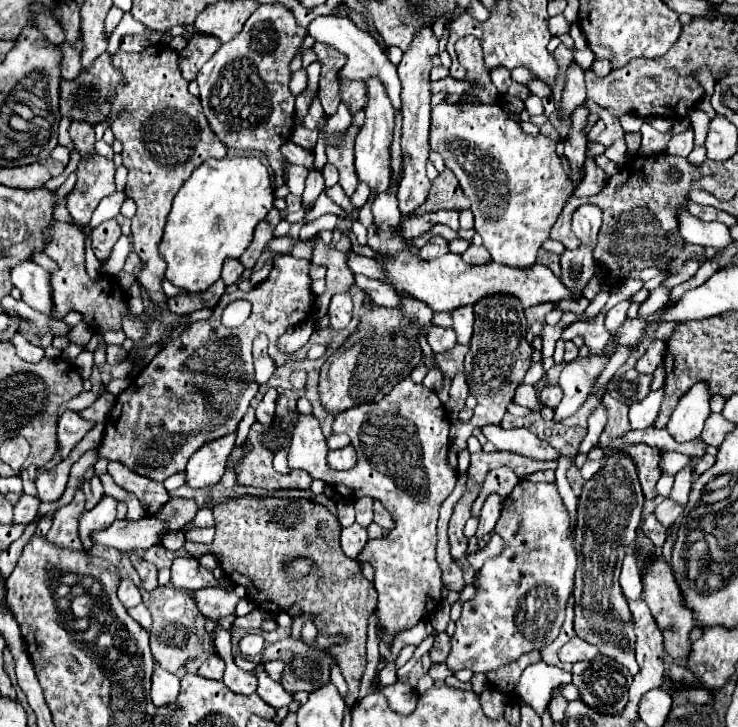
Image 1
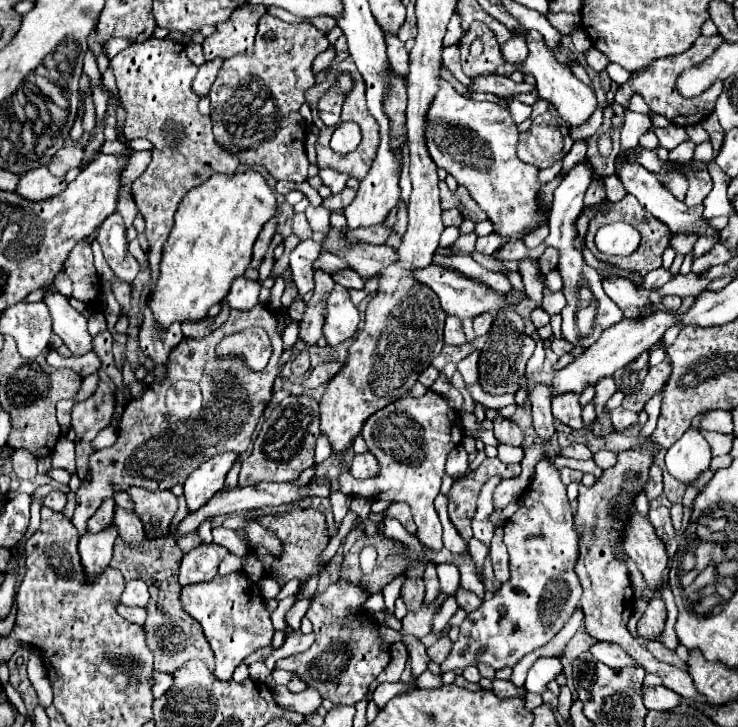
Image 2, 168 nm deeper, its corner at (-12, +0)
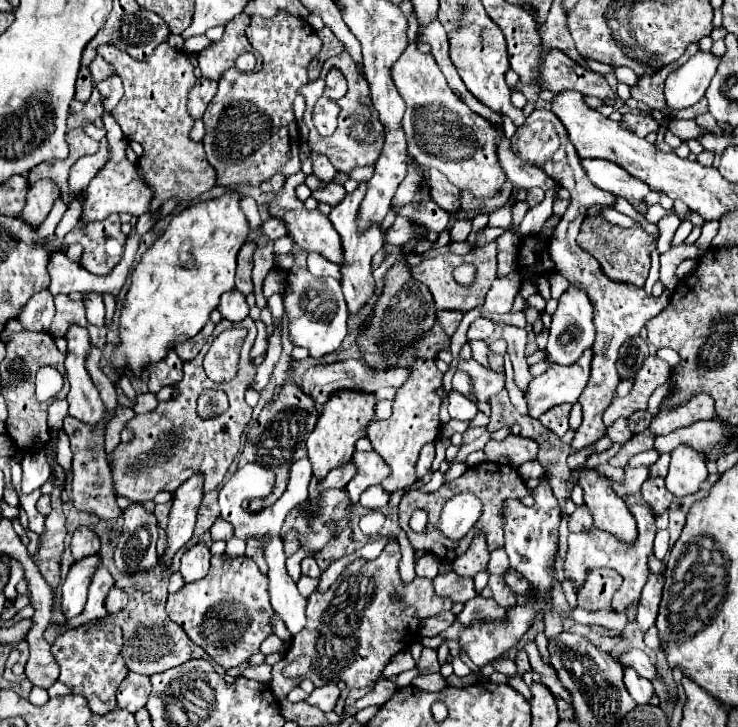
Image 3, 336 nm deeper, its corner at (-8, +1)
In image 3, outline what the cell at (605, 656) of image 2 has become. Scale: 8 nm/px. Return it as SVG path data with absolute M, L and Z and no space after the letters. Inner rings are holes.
M630 649L630 651L622 653L618 657L618 663L626 665L626 667L634 667L640 677L646 677L646 679L654 679L656 677L654 665L650 663L648 655L644 651L640 651L640 649Z

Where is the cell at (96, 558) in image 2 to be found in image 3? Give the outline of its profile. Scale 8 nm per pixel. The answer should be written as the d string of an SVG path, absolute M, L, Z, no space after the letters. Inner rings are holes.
M94 553L94 555L86 555L78 559L70 567L66 581L62 583L62 605L60 605L66 619L76 617L84 611L92 575L100 565L102 565L102 557L100 553Z

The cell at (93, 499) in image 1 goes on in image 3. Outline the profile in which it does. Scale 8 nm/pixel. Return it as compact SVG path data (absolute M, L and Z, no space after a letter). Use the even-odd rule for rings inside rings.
M80 525L80 527L74 531L74 535L72 535L70 549L72 549L74 559L80 559L82 555L98 553L98 549L100 549L100 537L96 535L96 531L94 531L92 527Z

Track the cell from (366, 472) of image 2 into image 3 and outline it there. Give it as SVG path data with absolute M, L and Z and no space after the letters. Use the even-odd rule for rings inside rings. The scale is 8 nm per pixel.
M356 451L352 463L356 465L356 475L346 485L346 489L348 489L350 501L356 505L364 489L368 489L370 485L382 483L390 475L390 467L384 463L384 459L376 451L368 451L368 453Z

